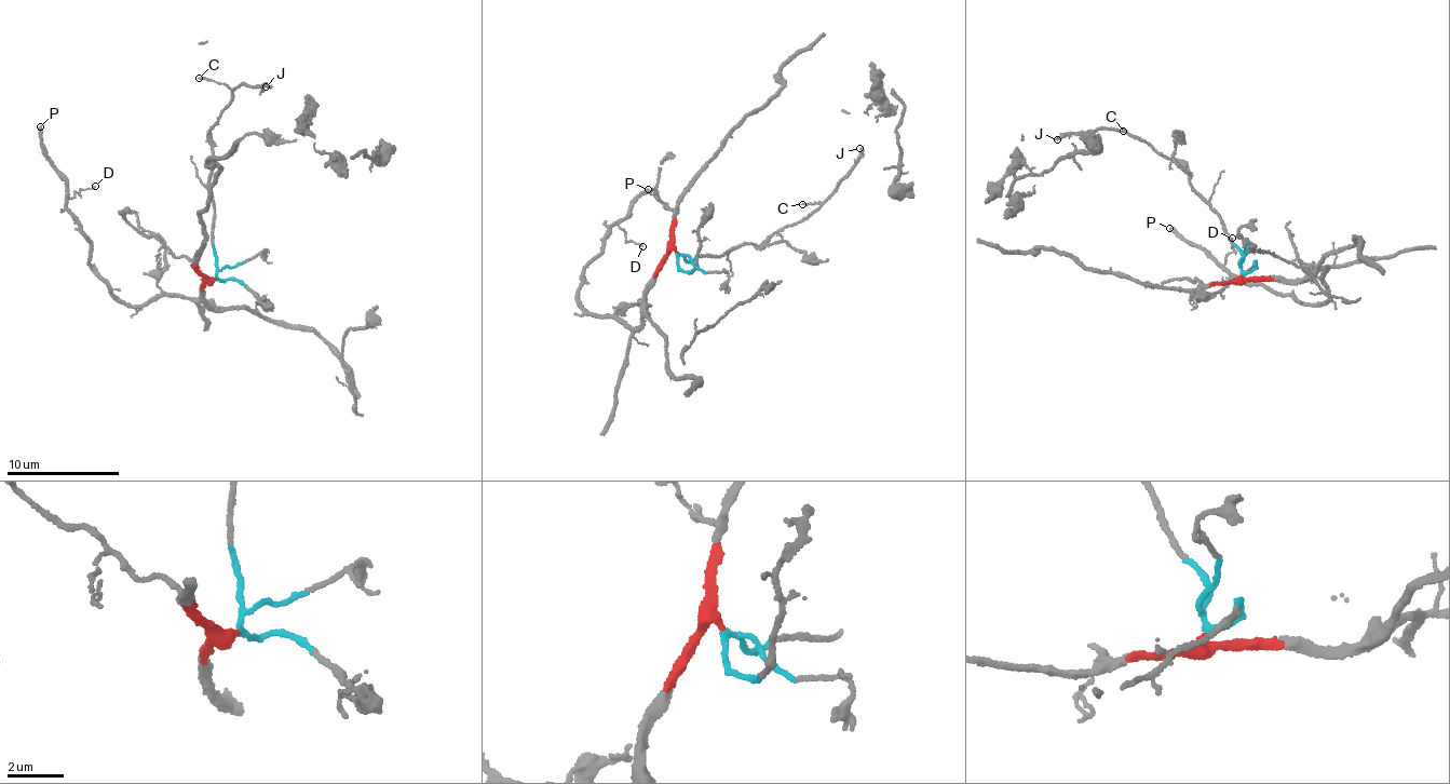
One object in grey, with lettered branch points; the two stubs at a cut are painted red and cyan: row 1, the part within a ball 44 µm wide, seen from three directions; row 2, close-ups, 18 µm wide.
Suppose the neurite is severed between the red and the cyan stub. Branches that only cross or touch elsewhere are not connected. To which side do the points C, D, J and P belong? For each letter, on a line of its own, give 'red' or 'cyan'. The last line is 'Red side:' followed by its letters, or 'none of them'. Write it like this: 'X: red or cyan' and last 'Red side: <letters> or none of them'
C: cyan
D: red
J: cyan
P: red
Red side: D, P

